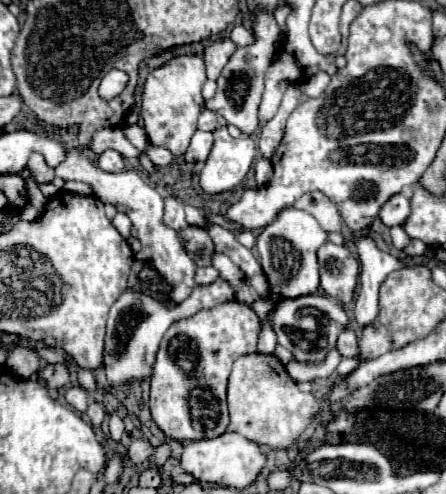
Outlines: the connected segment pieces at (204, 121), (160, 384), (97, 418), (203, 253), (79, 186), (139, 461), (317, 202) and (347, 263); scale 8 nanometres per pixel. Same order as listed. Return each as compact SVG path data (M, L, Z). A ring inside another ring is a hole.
M204 109L200 113L200 119L198 119L198 129L206 129L206 131L212 131L218 127L218 115L210 109Z
M226 301L212 309L202 309L190 319L176 321L168 333L164 333L150 383L150 413L152 421L164 431L166 437L176 441L198 441L214 439L226 431L226 381L234 361L240 355L256 353L258 333L258 315L240 301ZM194 389L204 389L210 393L208 413L196 413L196 429L190 415L190 397Z
M91 403L87 408L86 415L90 417L90 421L92 421L94 427L100 427L100 423L102 423L104 417L106 417L106 411L102 404Z
M186 227L178 231L184 249L192 255L194 263L198 267L210 267L212 265L212 255L214 255L214 243L212 237L202 229L202 227Z
M66 181L66 185L62 189L66 193L74 193L74 195L92 195L92 187L84 181Z
M136 439L132 441L132 445L128 447L128 453L130 453L130 461L132 465L146 465L150 455L154 453L154 447L150 441L146 439Z
M320 191L302 195L294 203L294 207L308 211L308 213L314 213L314 219L320 223L320 227L324 231L340 231L340 227L342 227L342 217L340 217L336 205L332 205L332 201Z
M328 241L320 247L318 261L322 291L332 299L350 303L354 299L354 289L360 275L358 259L346 247Z

